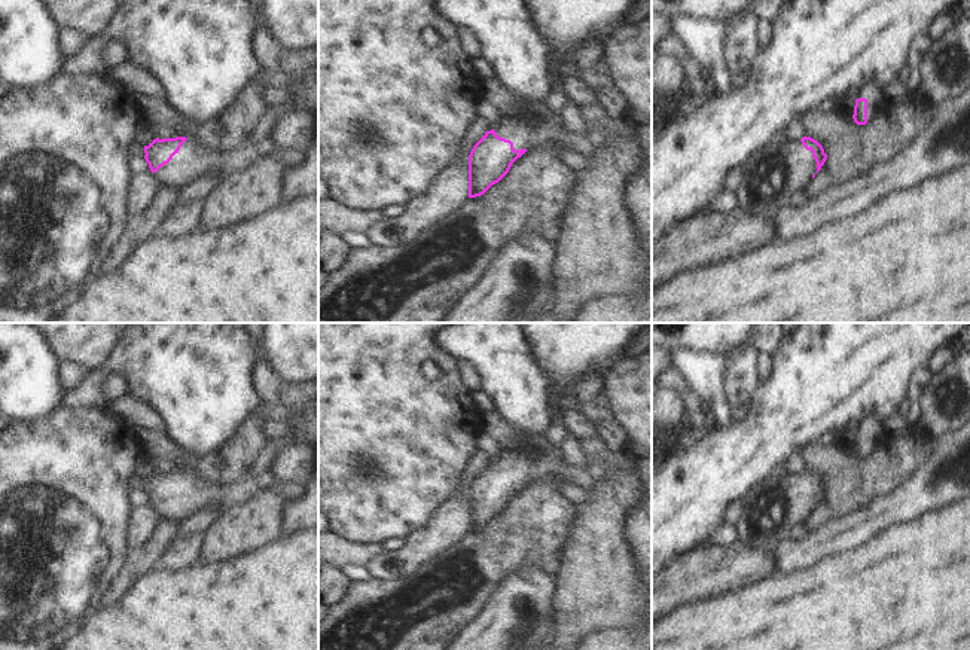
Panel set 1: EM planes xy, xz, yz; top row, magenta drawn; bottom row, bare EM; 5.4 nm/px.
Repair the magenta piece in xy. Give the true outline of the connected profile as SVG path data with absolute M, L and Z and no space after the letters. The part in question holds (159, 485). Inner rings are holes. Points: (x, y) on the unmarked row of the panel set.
M155 472L144 479L144 492L156 509L159 519L182 522L193 512L231 507L234 492L226 485L213 485L186 472Z

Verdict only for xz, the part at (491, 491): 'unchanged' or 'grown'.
grown

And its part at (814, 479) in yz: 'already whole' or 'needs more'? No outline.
needs more

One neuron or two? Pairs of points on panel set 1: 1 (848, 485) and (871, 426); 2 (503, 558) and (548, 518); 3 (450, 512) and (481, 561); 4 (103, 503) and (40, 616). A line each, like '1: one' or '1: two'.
1: two
2: one
3: two
4: one

